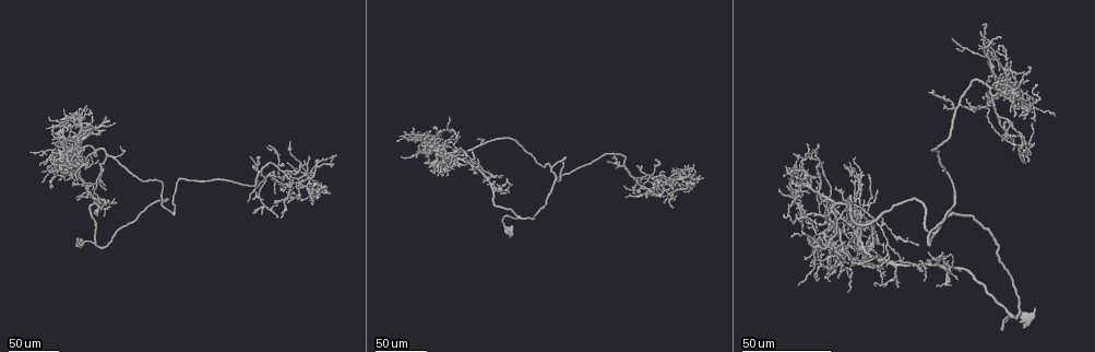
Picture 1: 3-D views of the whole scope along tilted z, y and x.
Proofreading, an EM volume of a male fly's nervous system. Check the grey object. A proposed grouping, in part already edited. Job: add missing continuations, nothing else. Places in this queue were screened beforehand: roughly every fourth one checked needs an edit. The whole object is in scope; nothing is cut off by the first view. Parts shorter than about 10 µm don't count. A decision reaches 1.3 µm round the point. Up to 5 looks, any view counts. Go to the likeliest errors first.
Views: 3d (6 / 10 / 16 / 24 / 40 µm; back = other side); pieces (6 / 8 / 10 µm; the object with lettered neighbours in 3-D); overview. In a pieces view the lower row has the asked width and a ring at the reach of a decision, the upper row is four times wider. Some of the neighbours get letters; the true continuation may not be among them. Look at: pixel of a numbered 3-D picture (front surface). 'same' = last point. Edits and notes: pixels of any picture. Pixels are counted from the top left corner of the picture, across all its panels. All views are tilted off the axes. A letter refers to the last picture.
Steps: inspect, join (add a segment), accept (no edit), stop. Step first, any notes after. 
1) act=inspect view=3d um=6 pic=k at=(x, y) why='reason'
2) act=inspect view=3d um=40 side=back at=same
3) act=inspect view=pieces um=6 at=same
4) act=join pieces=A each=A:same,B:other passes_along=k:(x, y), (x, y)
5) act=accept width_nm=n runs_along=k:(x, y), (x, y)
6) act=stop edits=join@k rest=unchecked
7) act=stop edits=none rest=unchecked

act=inspect view=3d um=24 pic=1 at=(635, 166) why='free end'

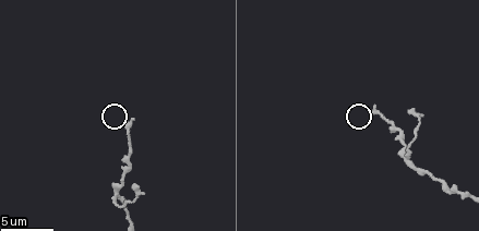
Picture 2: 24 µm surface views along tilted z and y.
act=inspect view=pieces um=10 pic=2 at=(132, 118)

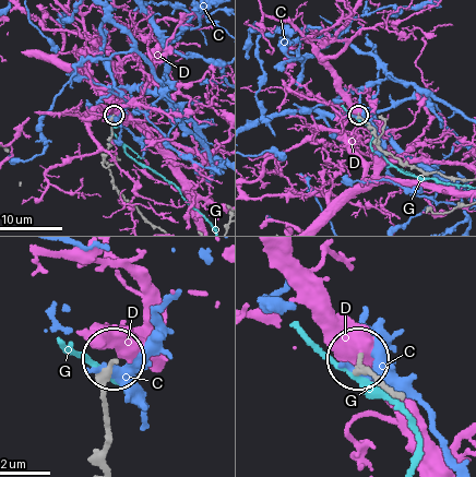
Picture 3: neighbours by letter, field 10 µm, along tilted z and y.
act=accept each=C:other,D:other,G:other runs_along=3:(104, 455), (110, 424), (105, 391), (114, 361) found='no lettered segment goes on from it'

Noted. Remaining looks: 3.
act=inspect view=3d um=24 pic=1 at=(307, 190) why='tapers out'

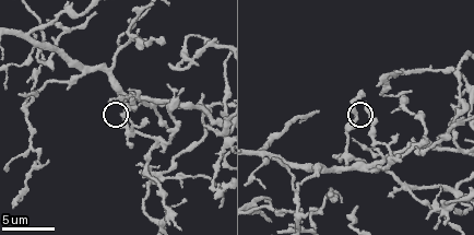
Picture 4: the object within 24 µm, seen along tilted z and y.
act=inspect view=pieces um=6 pic=4 at=(365, 104)

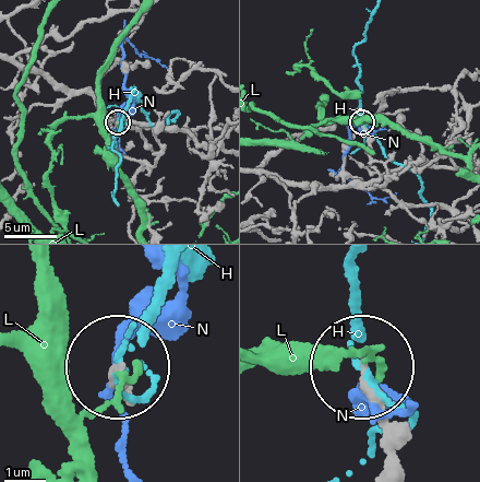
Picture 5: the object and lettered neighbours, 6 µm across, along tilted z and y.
act=accept each=H:other,L:other,N:other runs_along=5:(387, 468), (387, 428), (362, 368) found='no lettered segment goes on from it'

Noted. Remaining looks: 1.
act=stop edits=none rest=unchecked

